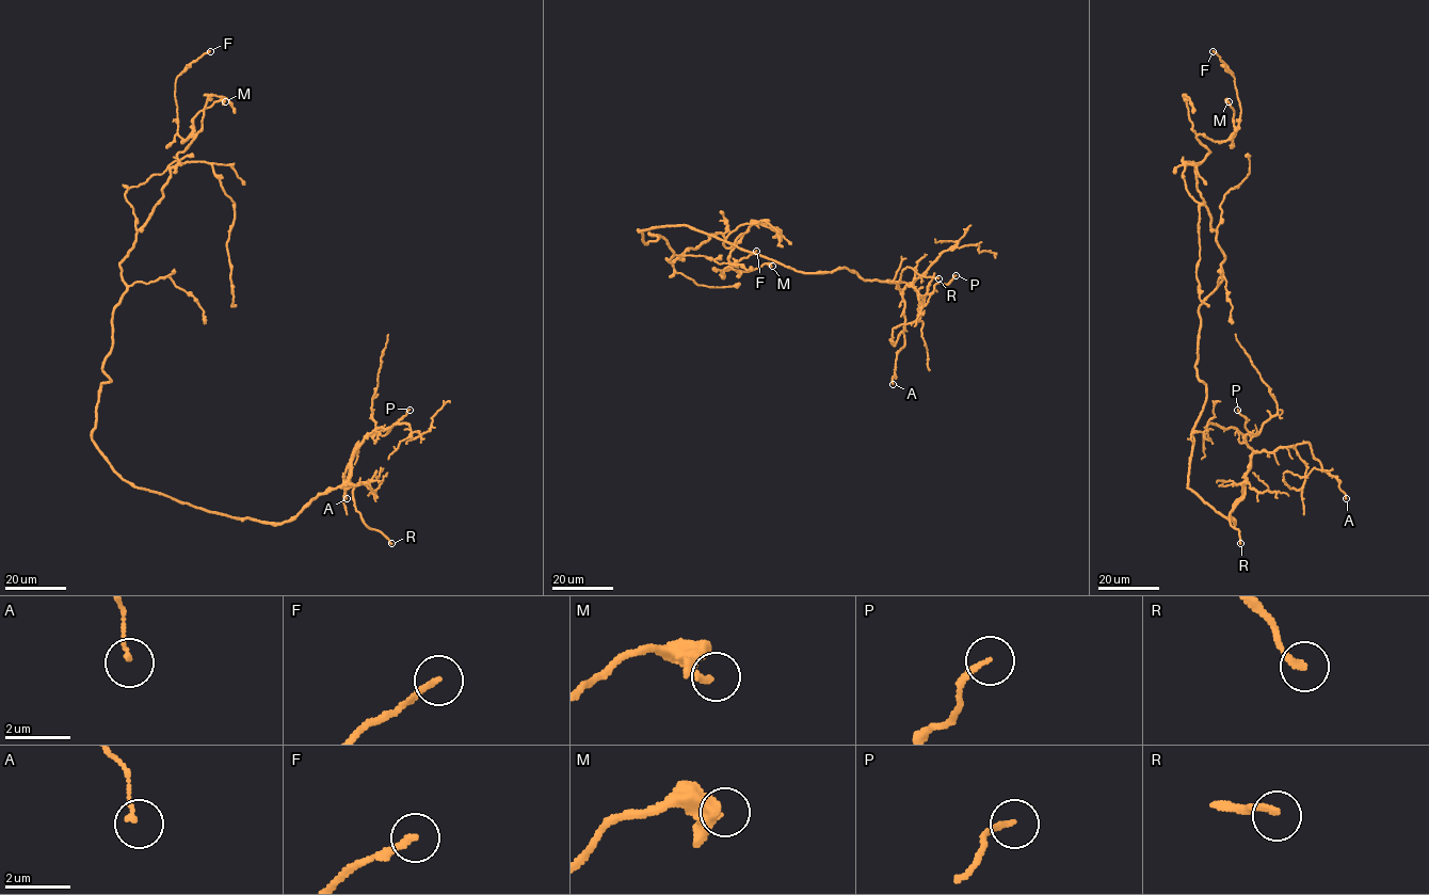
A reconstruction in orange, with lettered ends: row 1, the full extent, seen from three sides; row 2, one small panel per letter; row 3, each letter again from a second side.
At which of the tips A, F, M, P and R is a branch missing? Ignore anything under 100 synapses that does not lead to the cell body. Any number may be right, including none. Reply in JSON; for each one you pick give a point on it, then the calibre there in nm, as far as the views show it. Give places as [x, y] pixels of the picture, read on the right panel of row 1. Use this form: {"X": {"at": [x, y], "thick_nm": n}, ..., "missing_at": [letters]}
{"R": {"at": [1240, 543], "thick_nm": 190}, "missing_at": ["R"]}

